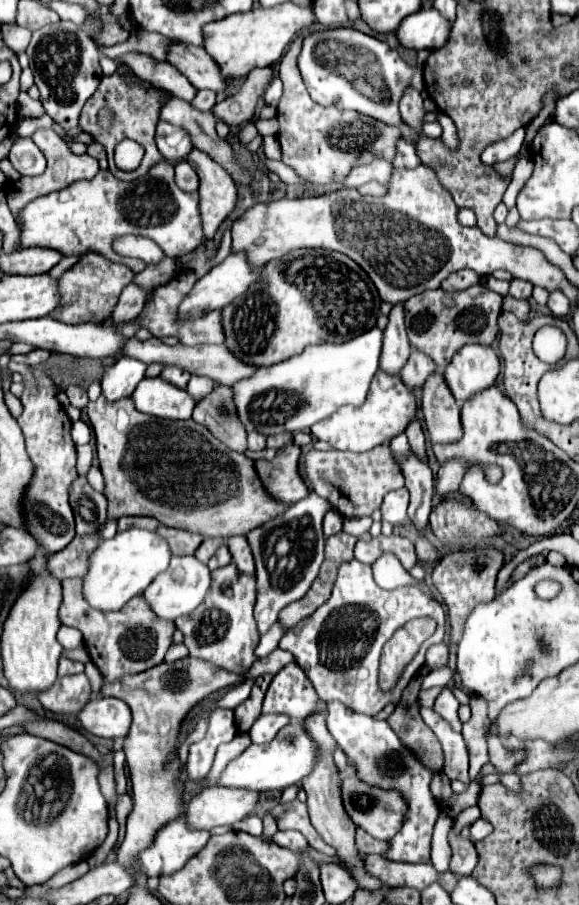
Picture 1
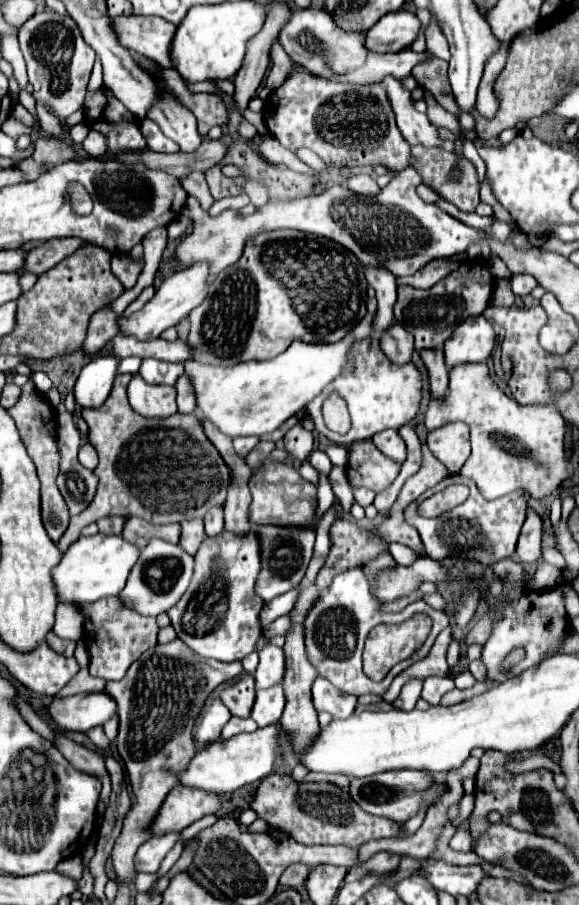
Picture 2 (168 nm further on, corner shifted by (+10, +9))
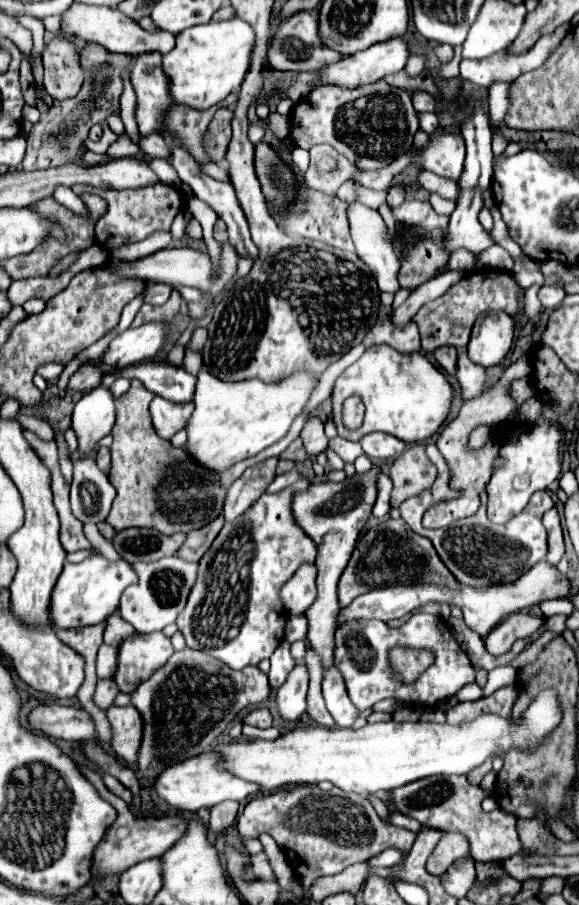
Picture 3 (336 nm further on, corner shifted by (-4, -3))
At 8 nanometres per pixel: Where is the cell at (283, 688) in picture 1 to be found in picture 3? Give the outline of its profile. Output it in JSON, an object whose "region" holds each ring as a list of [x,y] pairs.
{"region":[[[286,640],[276,648],[274,656],[270,658],[270,664],[272,664],[270,666],[270,674],[268,674],[270,686],[272,688],[280,688],[280,684],[284,684],[284,680],[288,678],[288,674],[296,666],[296,662],[294,662],[294,658],[290,654],[290,644]]]}

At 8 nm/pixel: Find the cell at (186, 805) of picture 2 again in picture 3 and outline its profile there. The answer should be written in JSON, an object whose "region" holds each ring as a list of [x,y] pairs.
{"region":[[[80,764],[78,766],[80,772],[86,776],[86,780],[90,780],[96,790],[100,792],[100,796],[108,802],[114,804],[114,808],[118,810],[118,818],[116,822],[108,828],[106,836],[102,838],[102,842],[96,846],[94,850],[94,860],[92,860],[92,874],[100,876],[100,878],[106,878],[106,876],[112,876],[112,874],[122,874],[124,870],[128,870],[130,866],[142,862],[142,860],[148,860],[148,858],[158,858],[162,856],[164,852],[168,852],[168,848],[172,848],[186,832],[188,828],[188,820],[176,812],[176,814],[164,814],[160,818],[136,818],[132,816],[132,812],[128,810],[128,806],[124,804],[124,800],[120,800],[118,796],[114,796],[102,782],[100,774],[90,770],[88,766]]]}

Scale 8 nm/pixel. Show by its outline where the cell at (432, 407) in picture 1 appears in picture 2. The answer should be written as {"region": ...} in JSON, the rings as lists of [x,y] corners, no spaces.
{"region":[[[442,348],[420,350],[420,356],[422,356],[422,360],[428,368],[432,398],[442,398],[446,394],[446,388],[448,388],[448,368],[446,368],[446,362],[444,362]]]}

